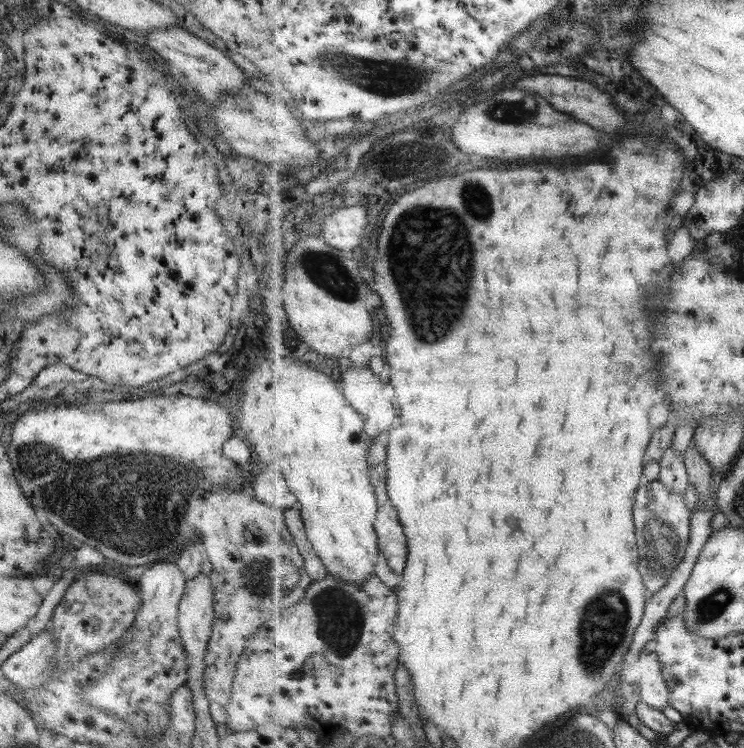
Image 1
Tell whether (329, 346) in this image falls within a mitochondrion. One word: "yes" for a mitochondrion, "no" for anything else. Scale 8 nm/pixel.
no

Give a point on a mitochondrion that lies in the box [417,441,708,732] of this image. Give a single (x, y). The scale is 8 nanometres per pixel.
(609, 611)

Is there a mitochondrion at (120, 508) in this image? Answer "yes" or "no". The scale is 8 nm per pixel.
yes

